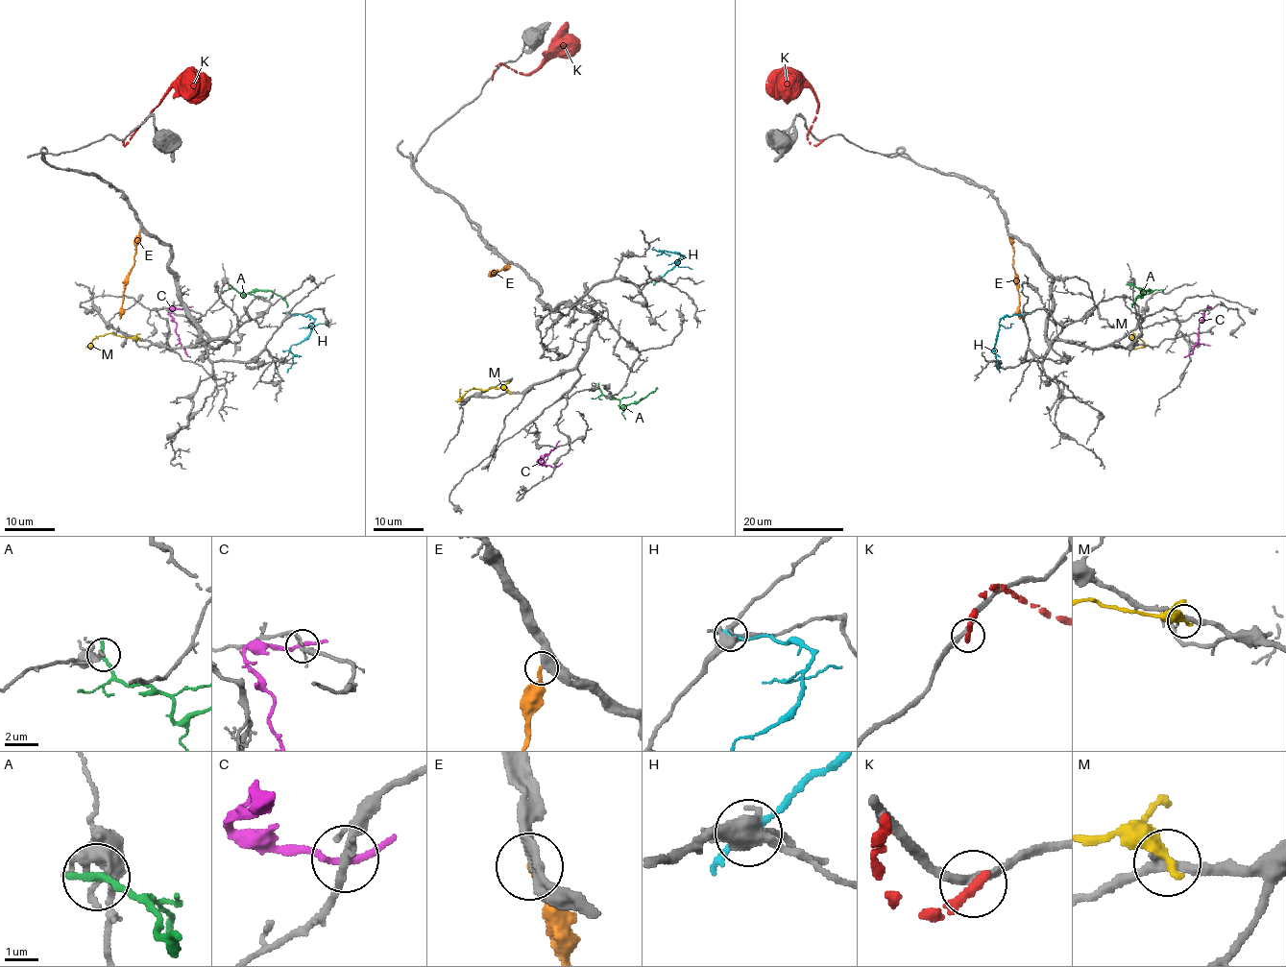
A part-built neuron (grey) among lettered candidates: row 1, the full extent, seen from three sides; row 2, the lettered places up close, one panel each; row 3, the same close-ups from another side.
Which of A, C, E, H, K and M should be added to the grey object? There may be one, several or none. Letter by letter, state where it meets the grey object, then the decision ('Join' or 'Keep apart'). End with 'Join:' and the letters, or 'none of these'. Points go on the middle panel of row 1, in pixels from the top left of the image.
A: Touches grey at (598, 387). Keep apart
C: Touches grey at (554, 467). Keep apart
E: Touches grey at (509, 263). Keep apart
H: Touches grey at (659, 279). Keep apart
K: Touches grey at (492, 78). Keep apart
M: Touches grey at (508, 392). Keep apart
Join: none of these

